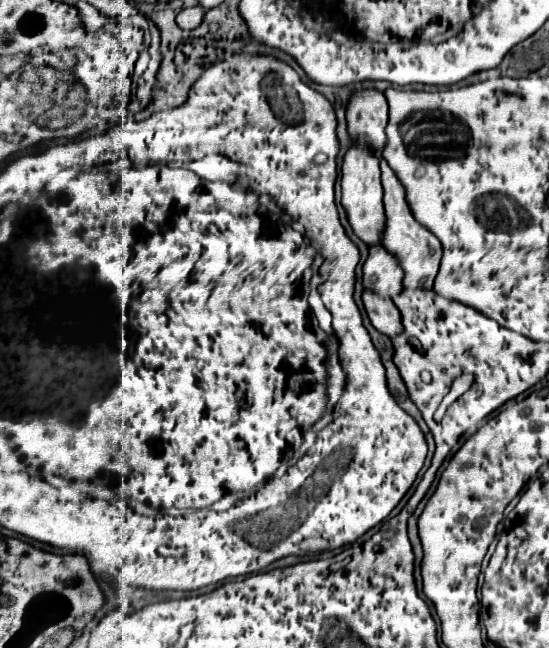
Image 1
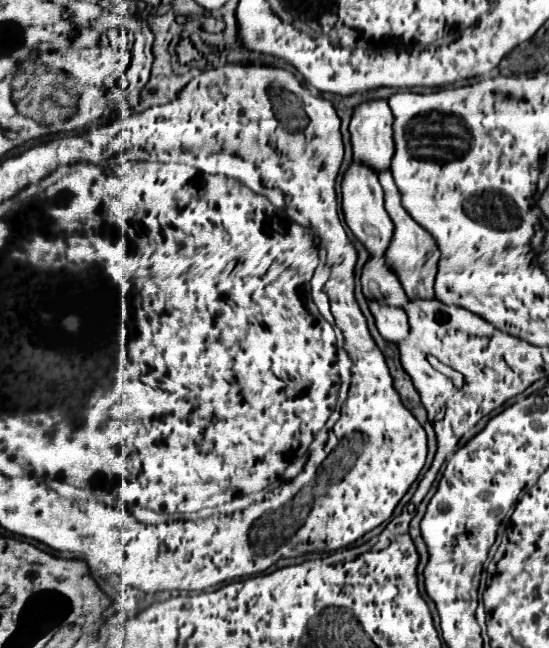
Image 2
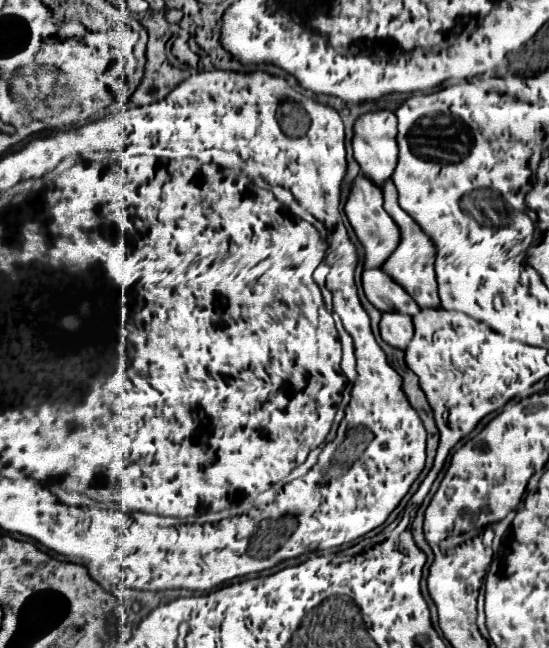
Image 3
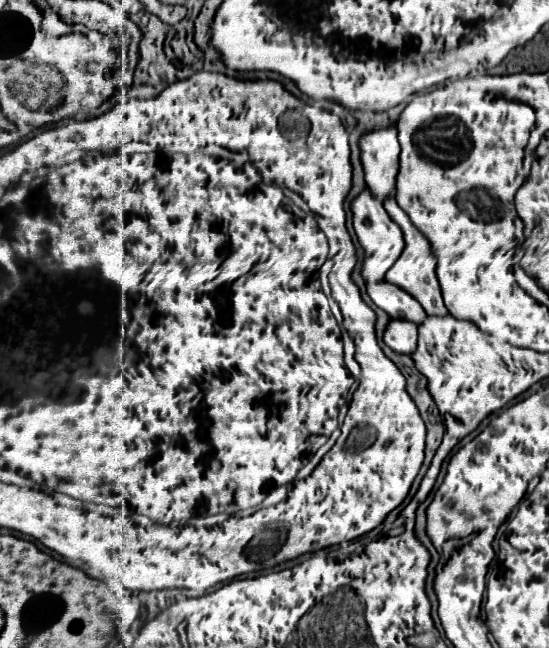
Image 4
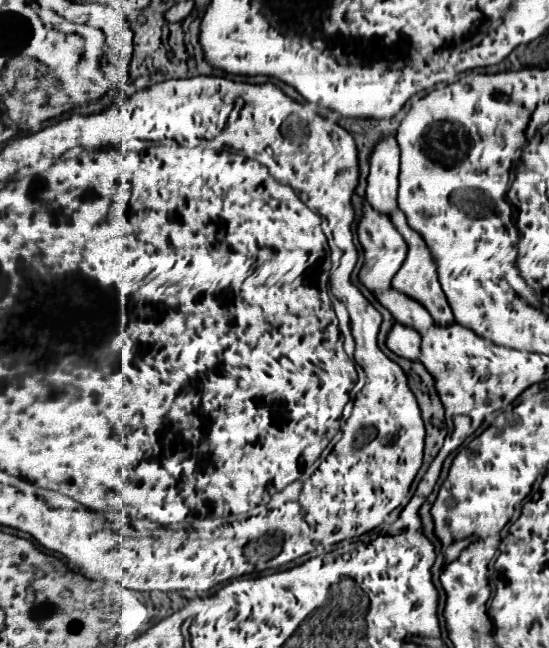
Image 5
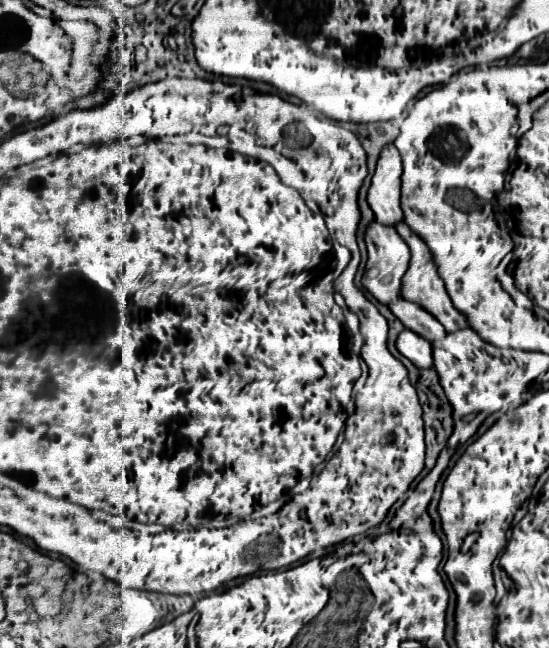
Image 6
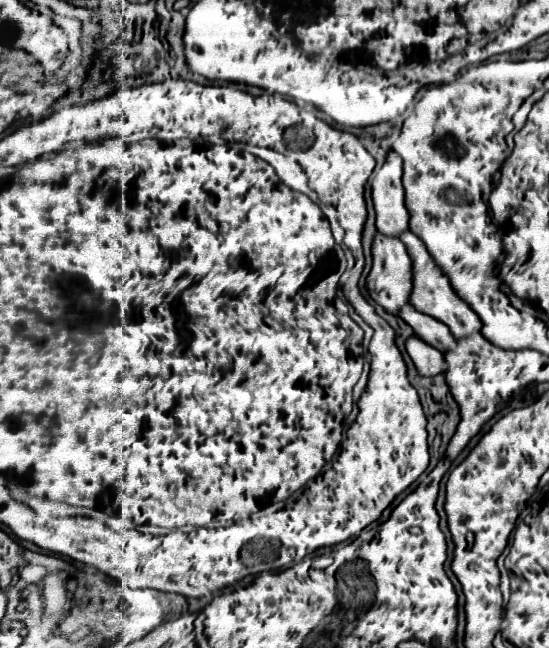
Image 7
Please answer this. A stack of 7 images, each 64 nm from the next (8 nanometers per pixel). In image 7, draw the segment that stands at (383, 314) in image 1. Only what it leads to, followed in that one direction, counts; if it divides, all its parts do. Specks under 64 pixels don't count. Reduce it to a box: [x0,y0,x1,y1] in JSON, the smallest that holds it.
[406,336,444,376]

